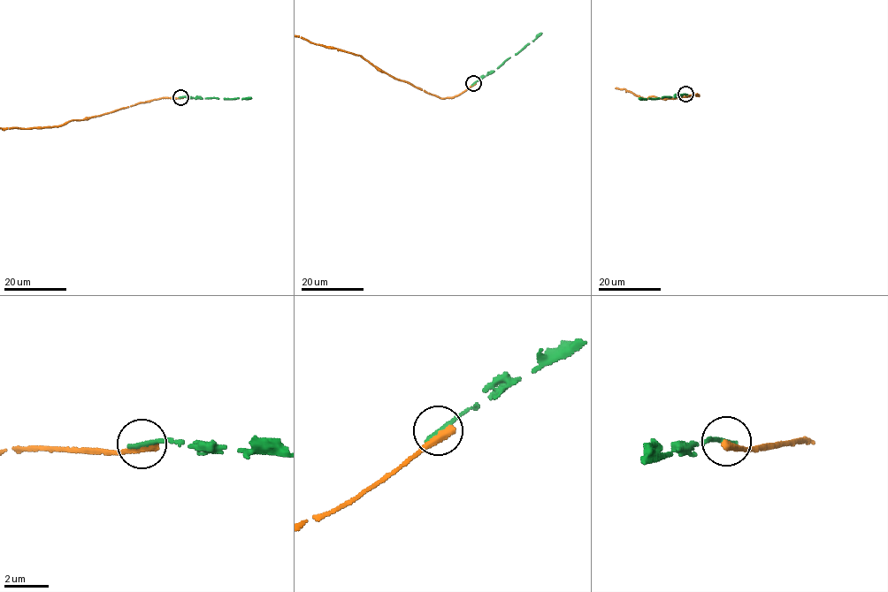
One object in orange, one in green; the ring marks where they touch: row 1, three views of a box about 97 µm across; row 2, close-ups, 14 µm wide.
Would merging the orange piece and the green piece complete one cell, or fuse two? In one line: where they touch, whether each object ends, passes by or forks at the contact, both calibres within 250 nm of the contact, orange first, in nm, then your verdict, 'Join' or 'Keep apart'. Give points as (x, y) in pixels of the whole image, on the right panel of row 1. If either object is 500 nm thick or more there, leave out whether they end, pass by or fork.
Place: (685, 94). At the ring orange ends. At the ring green ends. Thickness 400 nm (orange) against 240 nm. Keep apart

